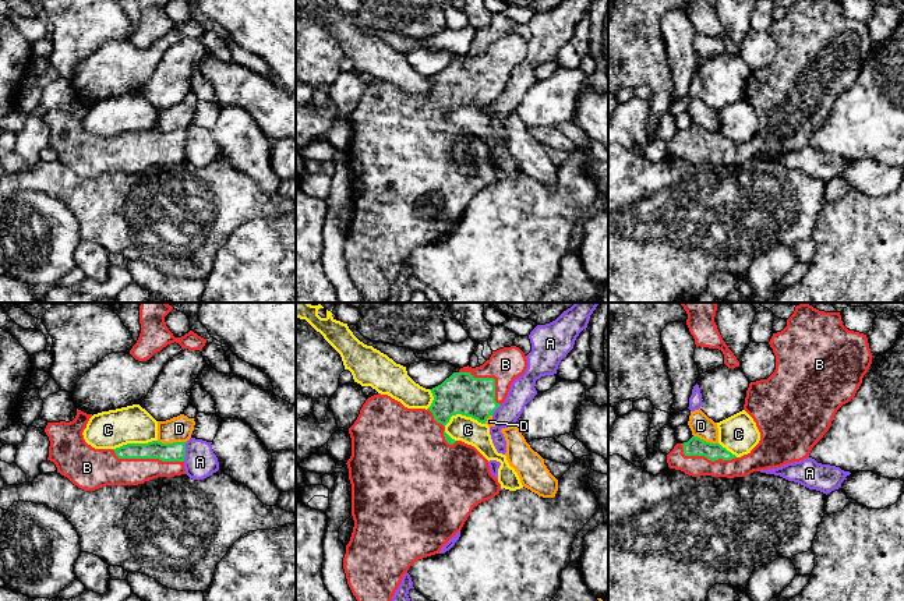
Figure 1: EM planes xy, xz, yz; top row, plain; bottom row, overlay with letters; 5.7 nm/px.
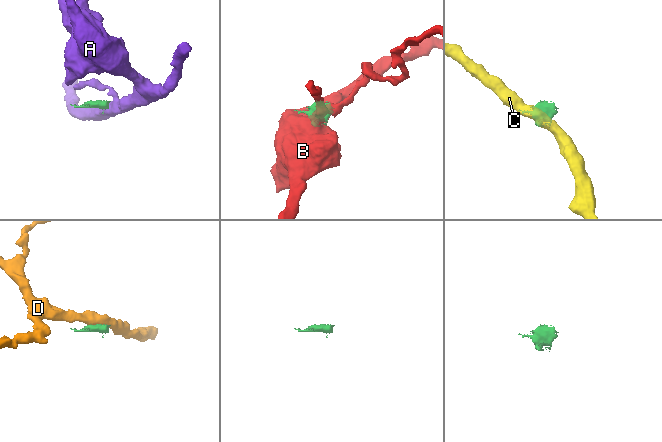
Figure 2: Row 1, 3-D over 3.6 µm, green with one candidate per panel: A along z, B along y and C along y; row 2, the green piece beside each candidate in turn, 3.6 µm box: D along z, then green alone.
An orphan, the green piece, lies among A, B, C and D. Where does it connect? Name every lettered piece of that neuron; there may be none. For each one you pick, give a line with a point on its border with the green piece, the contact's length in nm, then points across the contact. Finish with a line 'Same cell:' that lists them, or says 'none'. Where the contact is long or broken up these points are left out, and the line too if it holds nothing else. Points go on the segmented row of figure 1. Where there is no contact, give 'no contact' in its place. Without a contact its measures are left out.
B: meets green in xy at (147, 458); contact 420 nm long
Same cell: B

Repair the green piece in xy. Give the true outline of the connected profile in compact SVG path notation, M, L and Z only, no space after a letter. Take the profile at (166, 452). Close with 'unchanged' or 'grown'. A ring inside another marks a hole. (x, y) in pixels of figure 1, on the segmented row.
M77 409L73 421L47 423L49 457L57 473L84 491L106 485L138 485L158 477L186 474L186 442L127 443L116 449L95 449L84 439L92 414Z | grown

